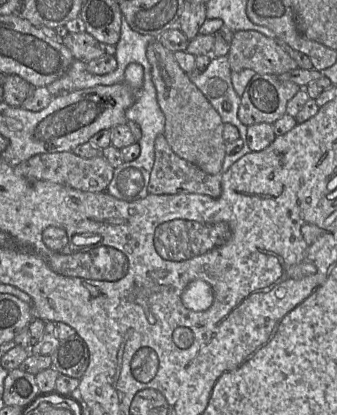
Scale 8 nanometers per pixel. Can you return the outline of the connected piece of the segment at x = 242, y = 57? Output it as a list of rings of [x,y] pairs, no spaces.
[[[254,30],[234,32],[227,58],[231,71],[235,72],[252,69],[256,74],[279,76],[298,68],[274,39]]]

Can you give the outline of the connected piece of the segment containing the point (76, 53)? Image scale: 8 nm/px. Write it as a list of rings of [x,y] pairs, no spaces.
[[[87,32],[68,33],[62,43],[71,51],[74,59],[88,63],[102,56],[115,56],[116,46],[96,40]]]

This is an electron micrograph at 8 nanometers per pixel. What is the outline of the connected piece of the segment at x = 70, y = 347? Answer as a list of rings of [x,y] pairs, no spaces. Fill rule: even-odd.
[[[75,334],[59,345],[51,355],[51,367],[73,378],[80,379],[89,366],[89,350],[85,341]]]

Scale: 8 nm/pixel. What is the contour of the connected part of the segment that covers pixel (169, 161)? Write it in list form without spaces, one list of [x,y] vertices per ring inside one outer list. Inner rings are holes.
[[[164,134],[154,144],[154,165],[148,183],[152,195],[204,194],[218,198],[222,192],[222,174],[208,174],[176,155]]]

